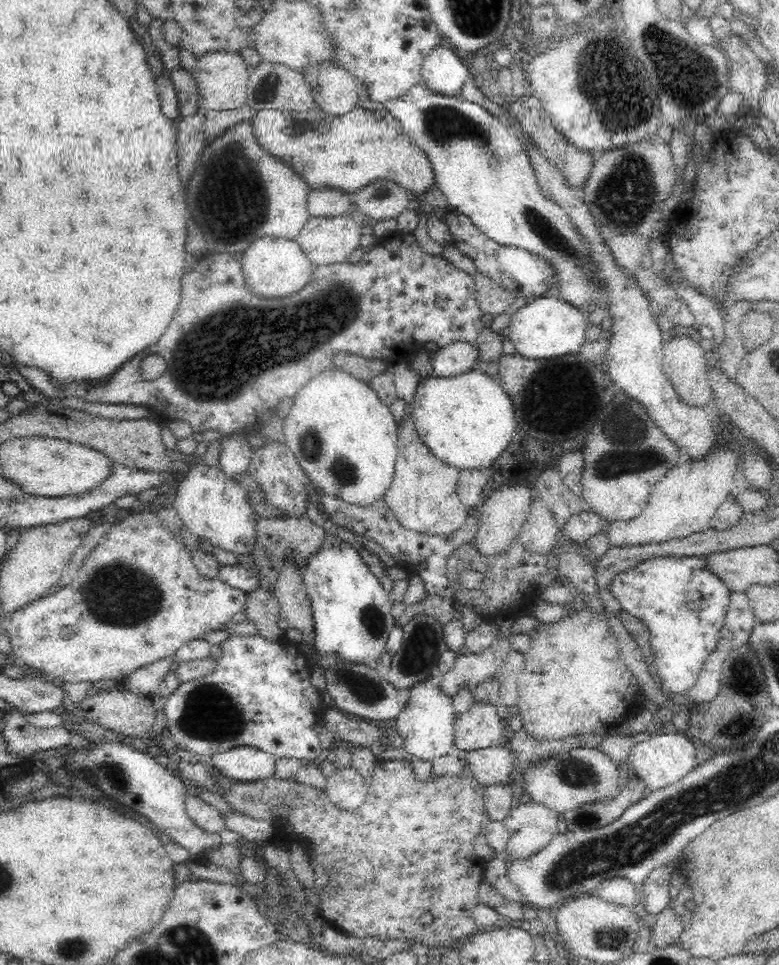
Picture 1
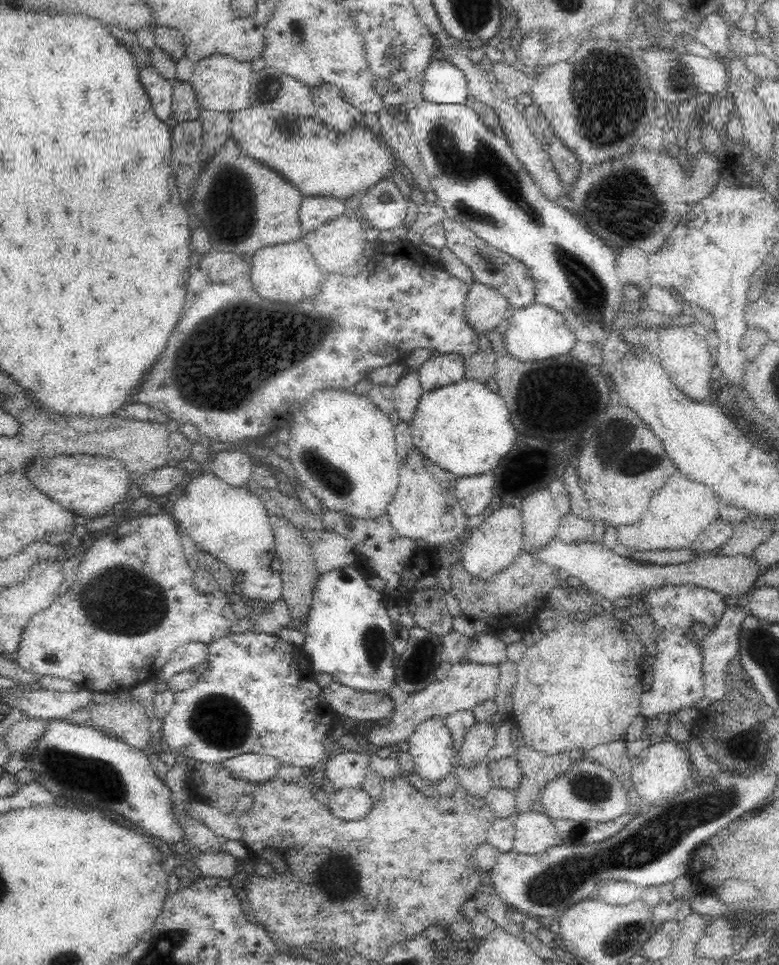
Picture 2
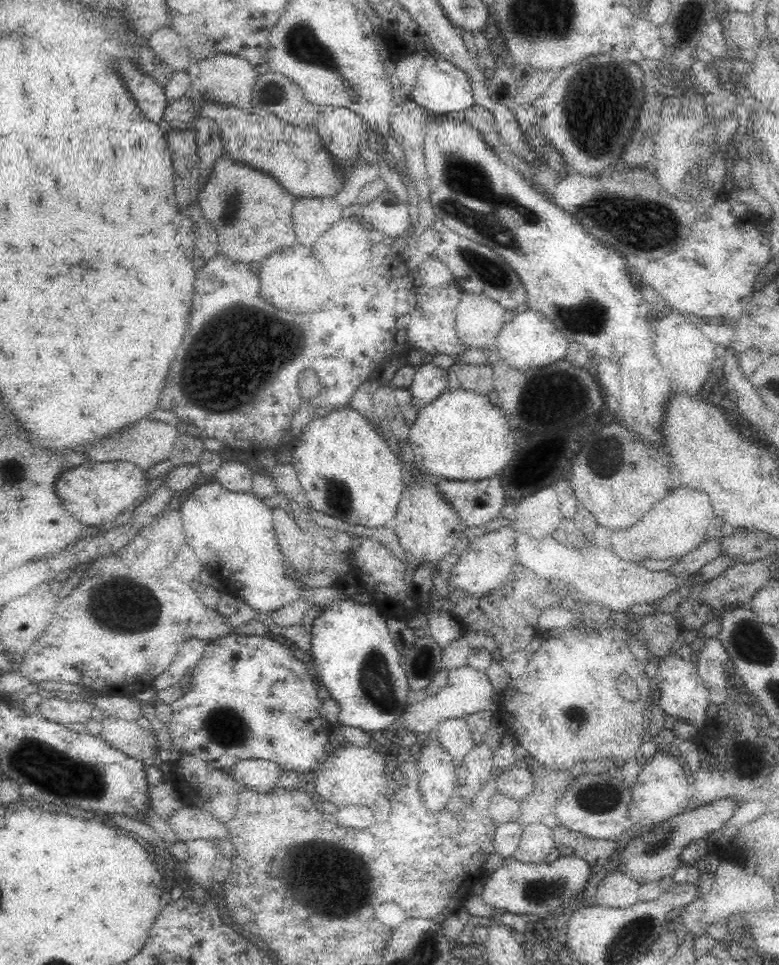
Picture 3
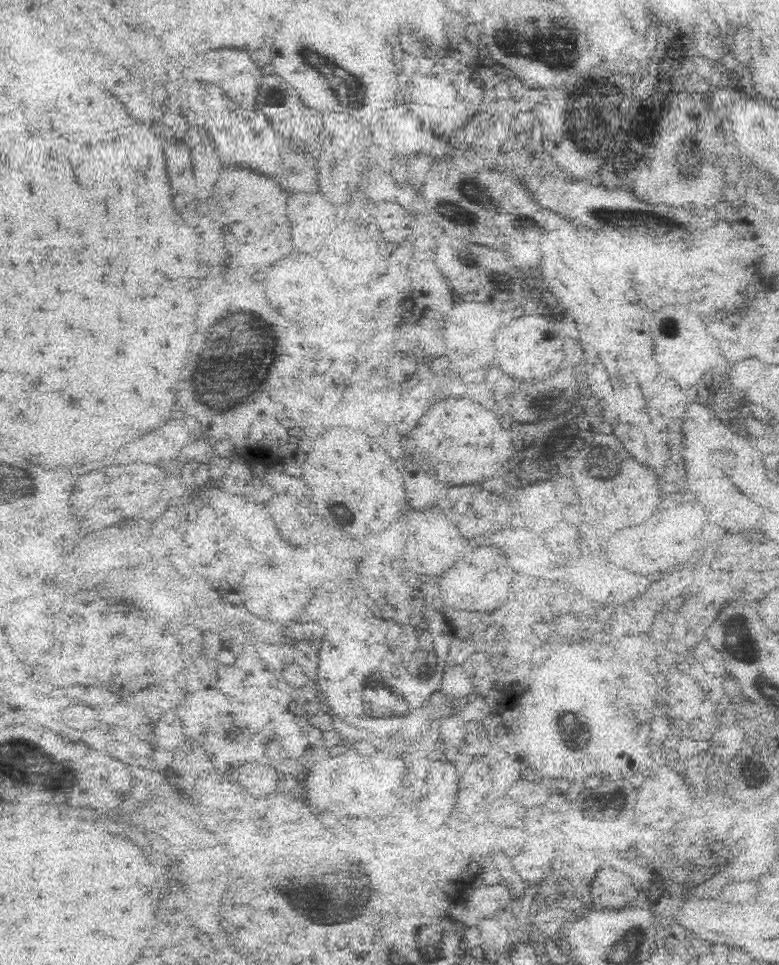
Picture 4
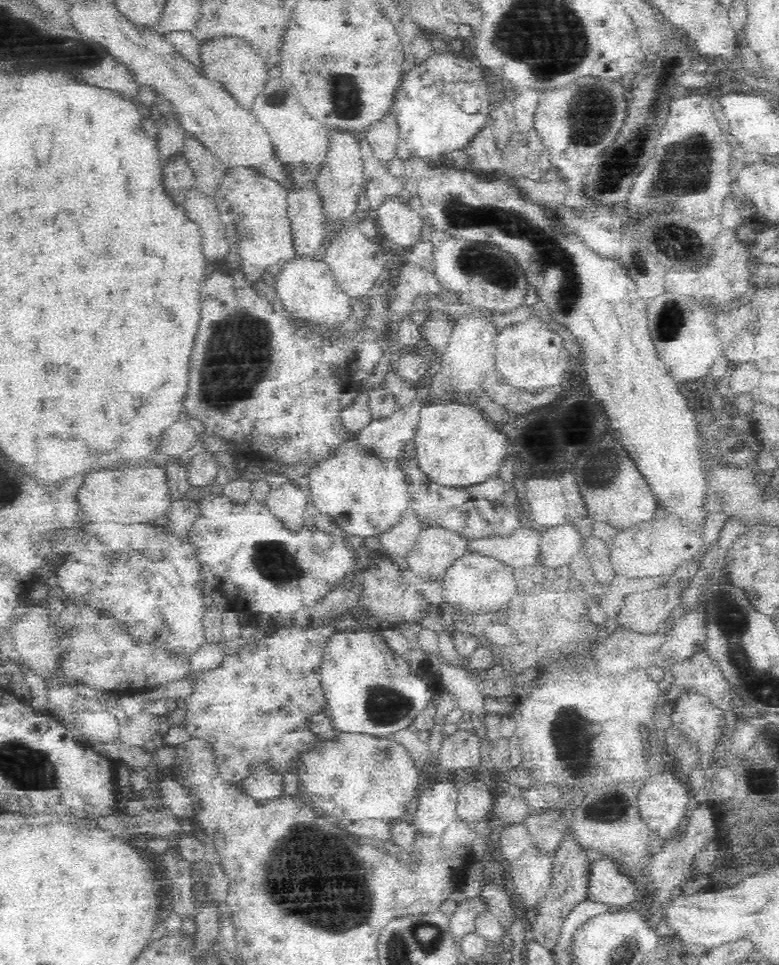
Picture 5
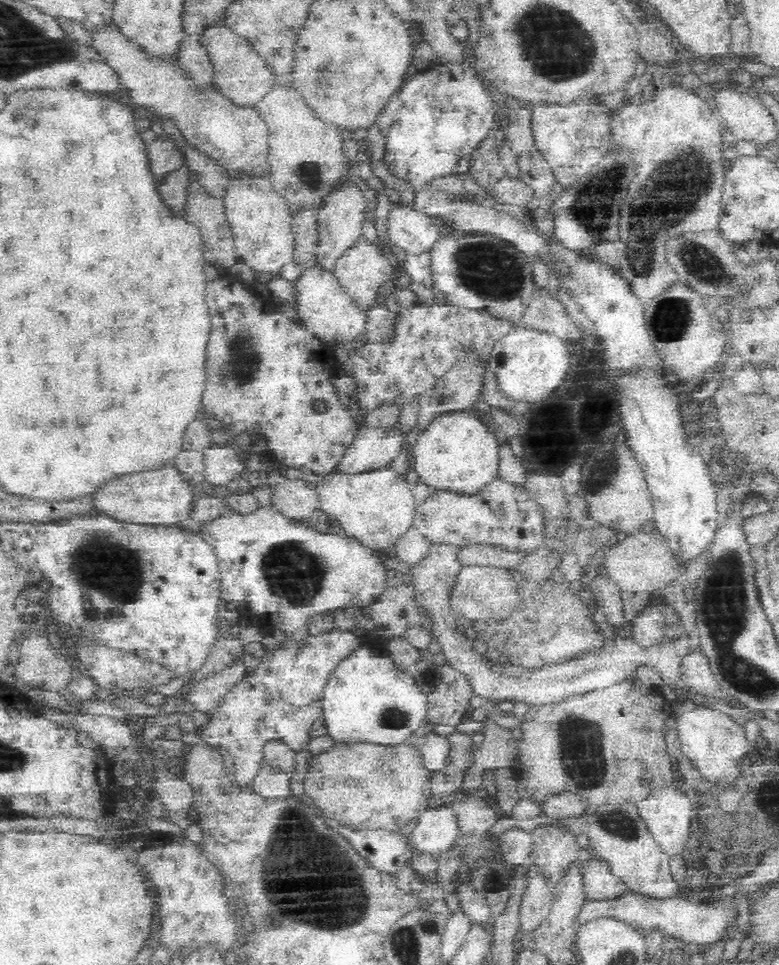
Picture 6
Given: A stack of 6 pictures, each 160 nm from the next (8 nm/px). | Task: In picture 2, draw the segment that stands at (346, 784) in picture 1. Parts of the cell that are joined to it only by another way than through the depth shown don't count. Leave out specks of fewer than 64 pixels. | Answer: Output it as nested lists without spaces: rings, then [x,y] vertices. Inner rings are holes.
[[[342,789],[330,797],[329,810],[343,821],[366,818],[374,802],[363,789]]]

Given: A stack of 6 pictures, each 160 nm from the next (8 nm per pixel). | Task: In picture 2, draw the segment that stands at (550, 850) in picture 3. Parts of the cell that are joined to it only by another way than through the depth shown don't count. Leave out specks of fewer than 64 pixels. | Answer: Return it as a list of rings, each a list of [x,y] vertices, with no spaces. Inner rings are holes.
[[[534,811],[518,814],[514,825],[513,851],[523,855],[546,852],[556,842],[556,829],[547,814]]]

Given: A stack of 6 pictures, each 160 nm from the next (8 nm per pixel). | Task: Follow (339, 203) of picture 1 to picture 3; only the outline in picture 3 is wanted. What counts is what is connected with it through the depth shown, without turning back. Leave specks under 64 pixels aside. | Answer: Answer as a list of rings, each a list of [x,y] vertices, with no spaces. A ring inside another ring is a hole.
[[[299,197],[295,199],[294,210],[291,210],[291,219],[295,238],[298,243],[312,248],[316,238],[320,238],[334,223],[345,215],[344,208],[333,197]]]

